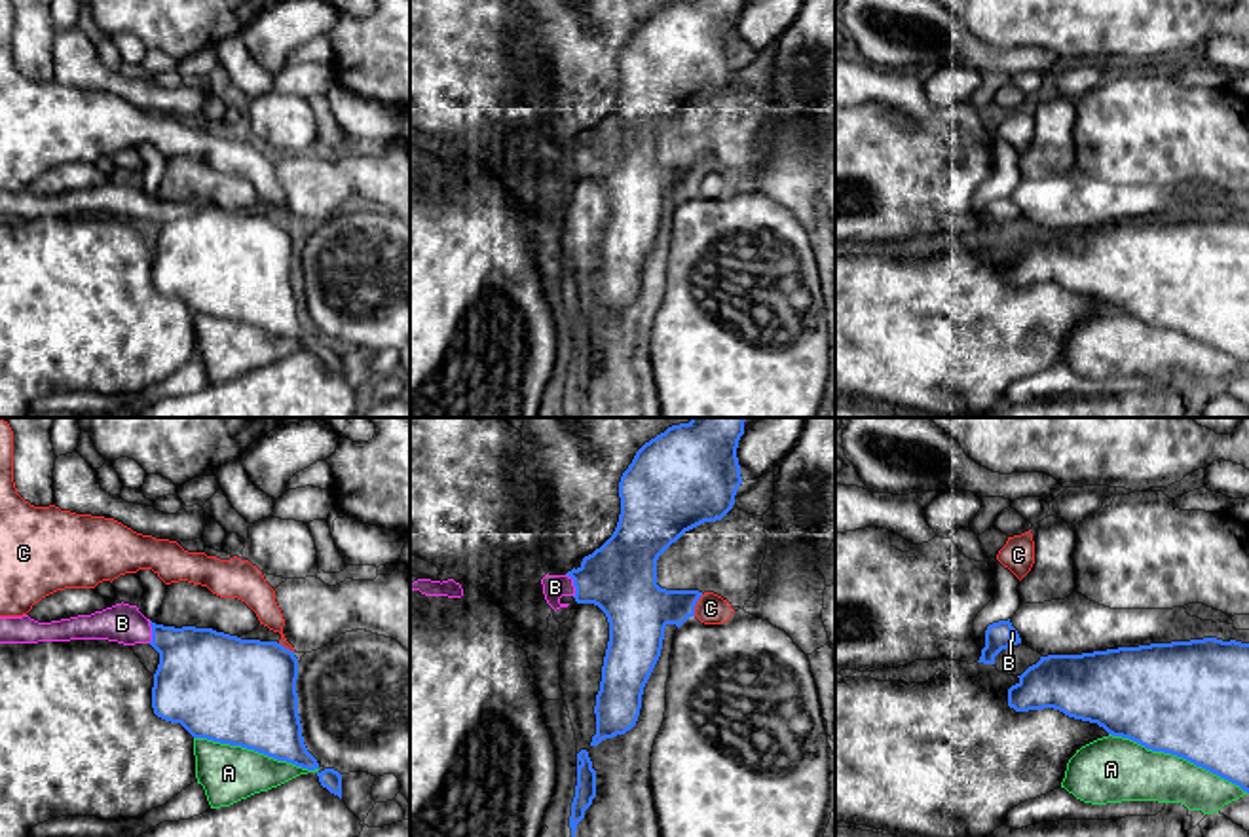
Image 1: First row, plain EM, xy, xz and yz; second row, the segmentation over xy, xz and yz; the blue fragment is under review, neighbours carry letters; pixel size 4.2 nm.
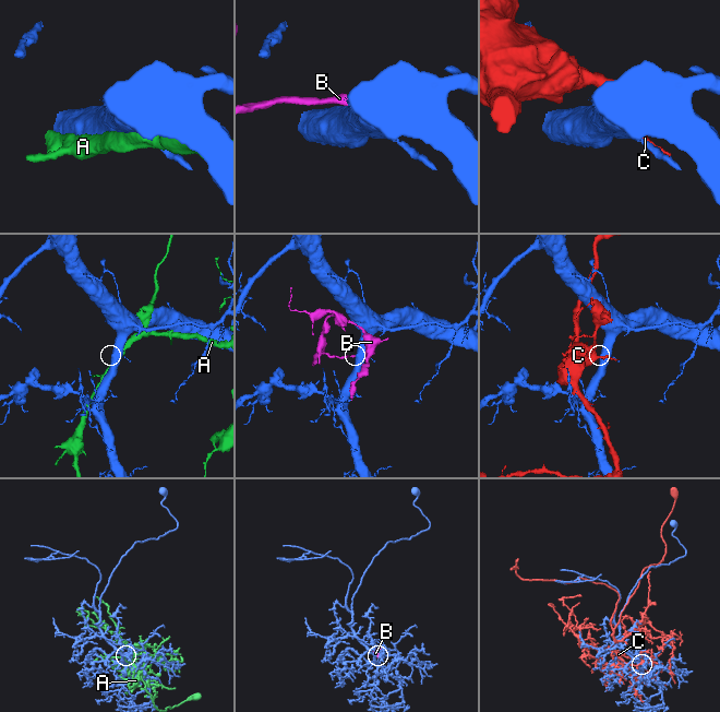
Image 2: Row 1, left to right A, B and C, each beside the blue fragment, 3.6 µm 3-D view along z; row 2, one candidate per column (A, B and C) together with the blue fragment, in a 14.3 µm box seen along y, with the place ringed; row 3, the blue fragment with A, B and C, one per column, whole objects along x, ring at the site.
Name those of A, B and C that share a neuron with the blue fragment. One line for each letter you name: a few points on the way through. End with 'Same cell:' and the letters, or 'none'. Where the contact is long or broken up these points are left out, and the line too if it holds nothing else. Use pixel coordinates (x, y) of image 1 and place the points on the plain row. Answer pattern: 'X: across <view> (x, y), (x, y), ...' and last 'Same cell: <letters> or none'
B: across xz (619, 152), (574, 160), (555, 162)
Same cell: B

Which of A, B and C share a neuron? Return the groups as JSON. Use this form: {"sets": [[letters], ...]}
{"sets": [["A"], ["B"], ["C"]]}

